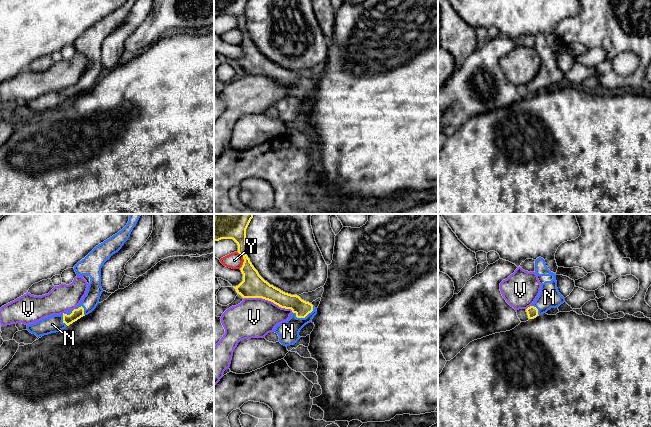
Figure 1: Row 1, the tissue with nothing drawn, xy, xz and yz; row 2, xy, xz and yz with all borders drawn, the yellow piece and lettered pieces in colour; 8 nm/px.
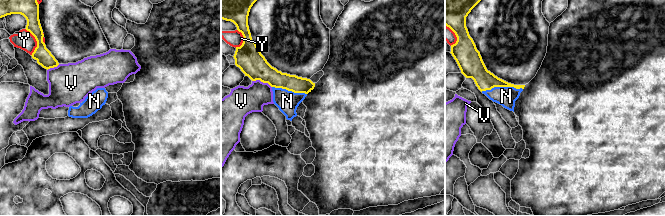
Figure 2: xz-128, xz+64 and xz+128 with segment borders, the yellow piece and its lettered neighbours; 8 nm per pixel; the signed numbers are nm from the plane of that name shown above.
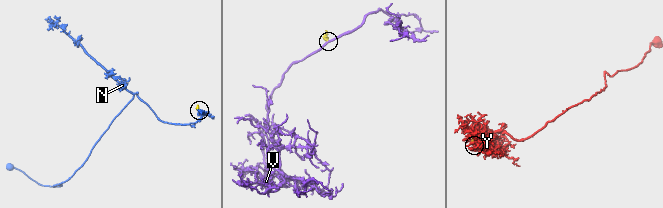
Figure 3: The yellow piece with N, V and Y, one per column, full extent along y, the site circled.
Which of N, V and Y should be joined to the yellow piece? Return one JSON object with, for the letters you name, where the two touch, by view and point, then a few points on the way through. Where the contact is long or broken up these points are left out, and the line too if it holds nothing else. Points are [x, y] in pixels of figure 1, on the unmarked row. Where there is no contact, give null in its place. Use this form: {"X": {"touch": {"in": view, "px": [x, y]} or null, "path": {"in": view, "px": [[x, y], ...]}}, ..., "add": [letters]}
{"N": {"touch": {"in": "xz", "px": [304, 93]}}, "add": ["N"]}

